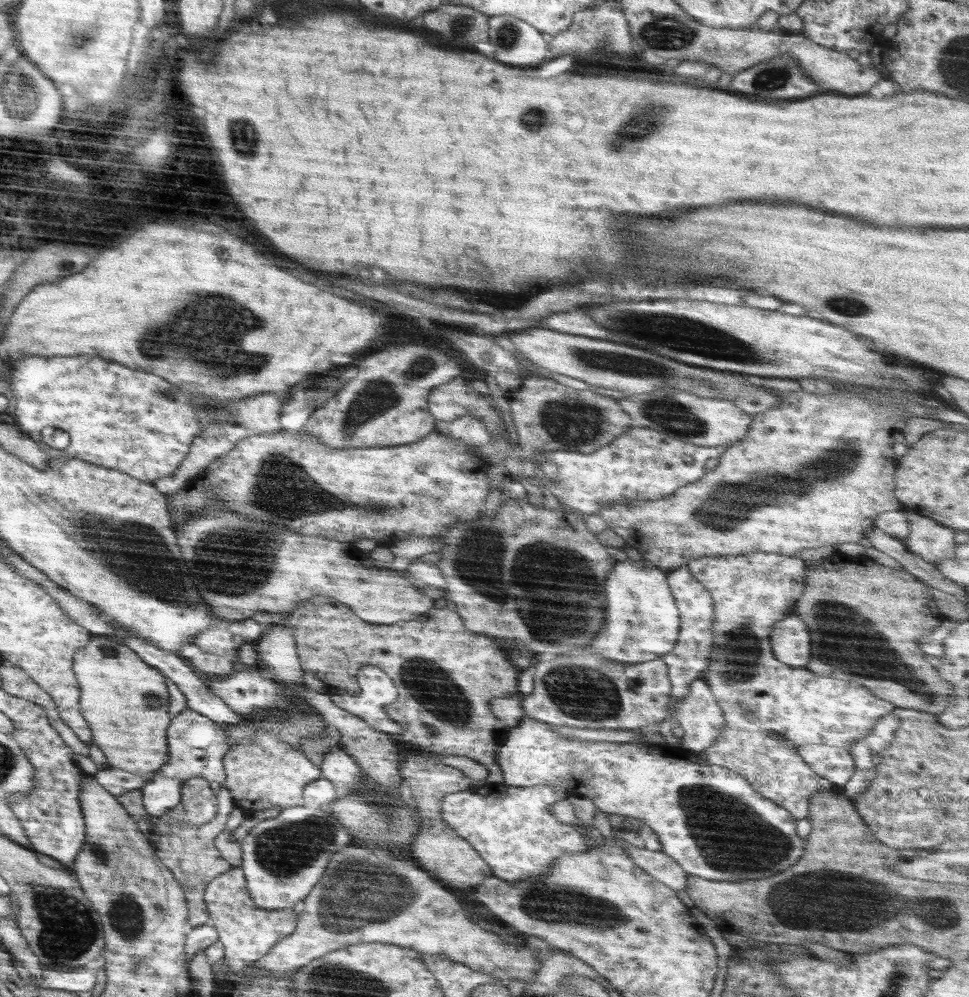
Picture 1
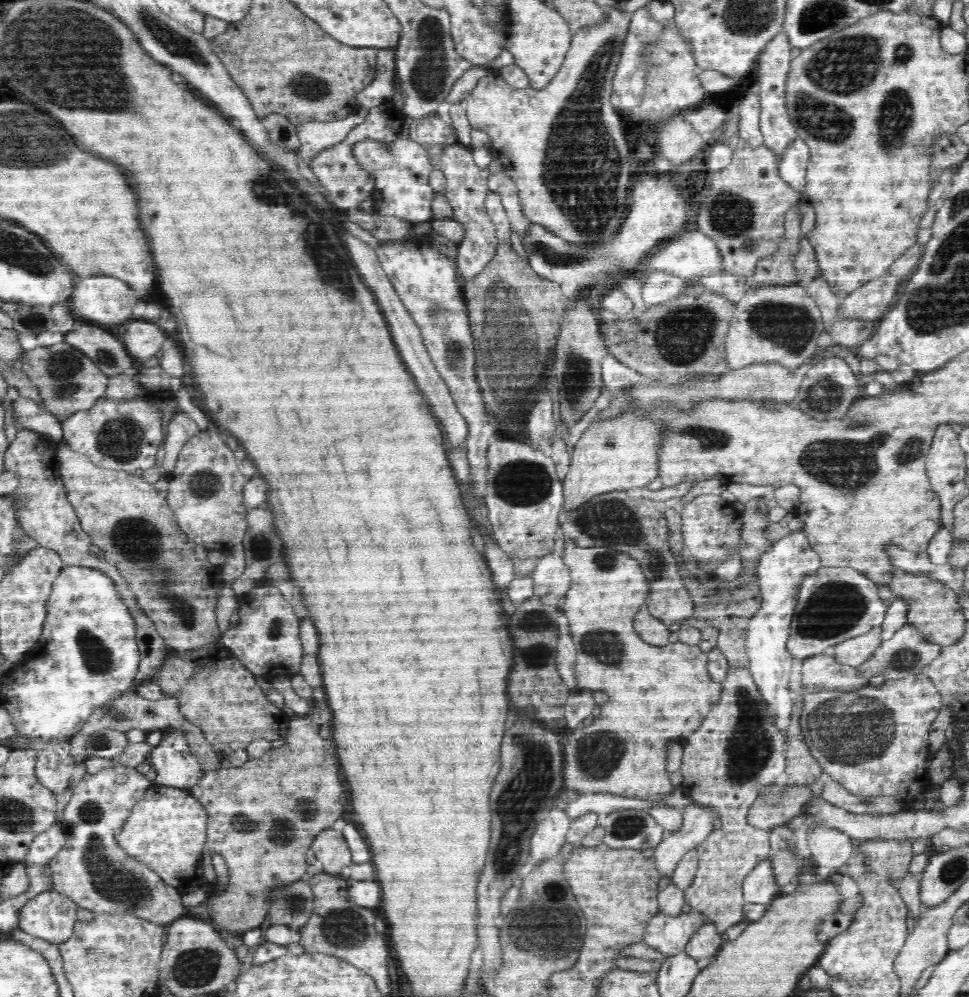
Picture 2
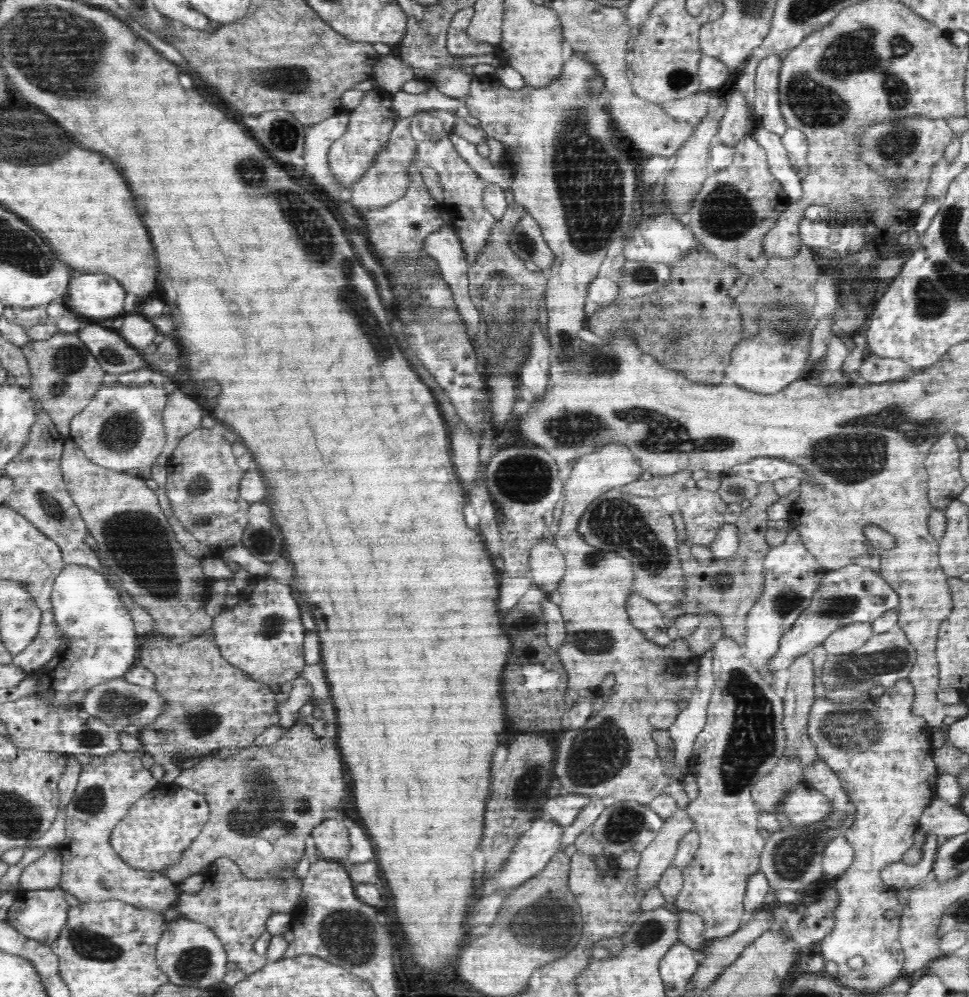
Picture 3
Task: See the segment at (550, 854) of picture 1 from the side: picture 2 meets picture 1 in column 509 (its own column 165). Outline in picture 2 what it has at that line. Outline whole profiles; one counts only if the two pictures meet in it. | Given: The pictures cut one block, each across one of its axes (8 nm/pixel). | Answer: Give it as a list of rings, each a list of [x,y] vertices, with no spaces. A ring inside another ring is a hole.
[[[156,785],[132,807],[115,839],[129,857],[146,864],[166,885],[183,895],[207,884],[202,865],[207,824],[206,808],[188,790]]]

